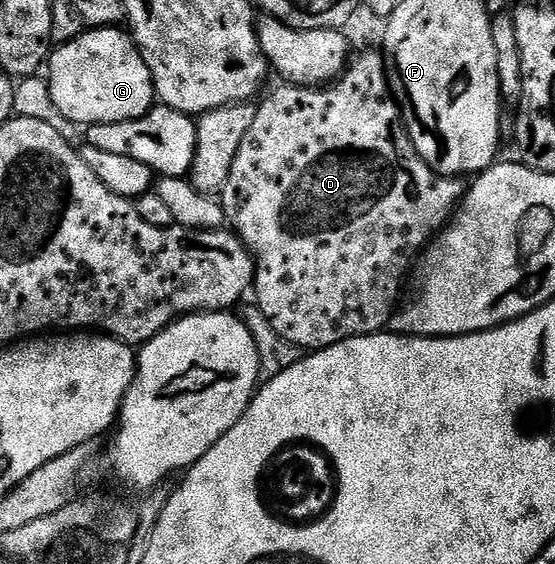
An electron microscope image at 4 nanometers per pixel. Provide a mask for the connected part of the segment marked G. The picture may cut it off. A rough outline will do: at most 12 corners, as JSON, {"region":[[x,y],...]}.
{"region":[[91,27],[48,57],[52,102],[73,124],[155,107],[121,27]]}

